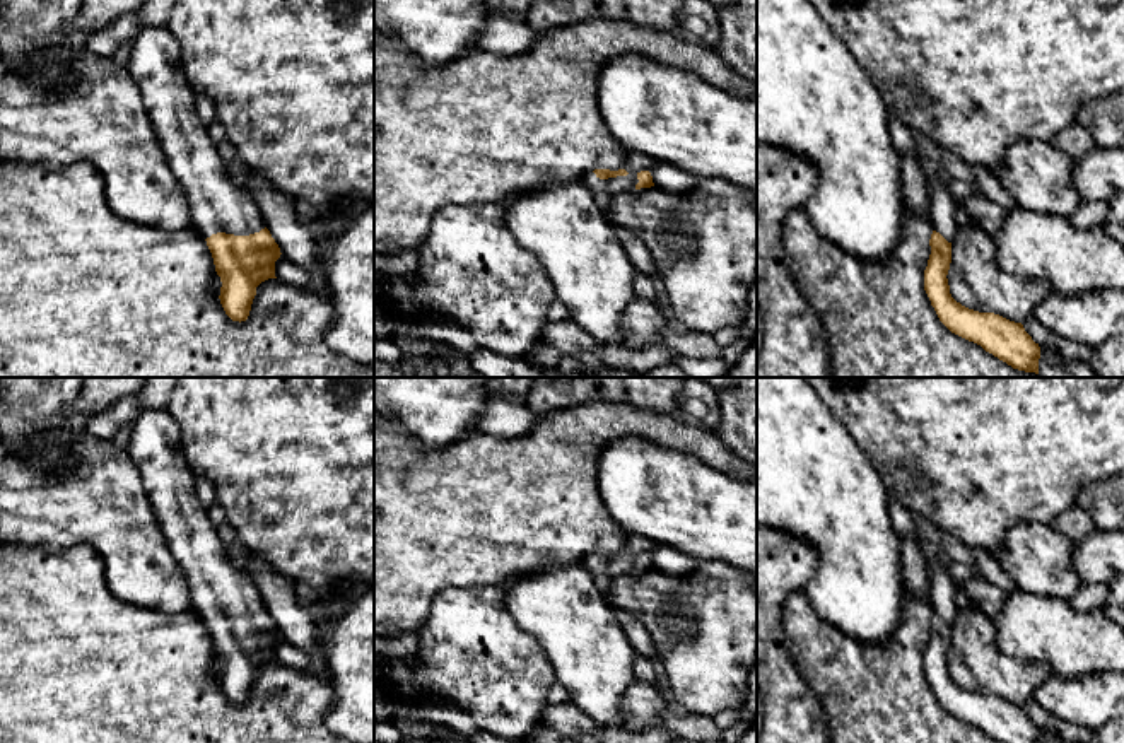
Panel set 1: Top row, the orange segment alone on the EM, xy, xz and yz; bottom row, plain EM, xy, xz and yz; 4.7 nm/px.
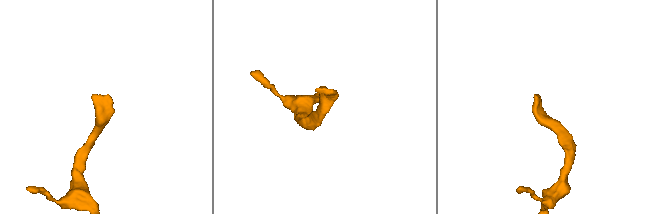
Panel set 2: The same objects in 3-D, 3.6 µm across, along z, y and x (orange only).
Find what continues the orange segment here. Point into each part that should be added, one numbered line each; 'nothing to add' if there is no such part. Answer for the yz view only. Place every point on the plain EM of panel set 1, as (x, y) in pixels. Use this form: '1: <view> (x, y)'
1: yz (942, 581)

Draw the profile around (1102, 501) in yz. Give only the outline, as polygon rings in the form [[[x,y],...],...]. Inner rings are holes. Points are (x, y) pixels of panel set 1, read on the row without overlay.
[[[1124,473],[1085,485],[1074,497],[1102,531],[1124,529]]]

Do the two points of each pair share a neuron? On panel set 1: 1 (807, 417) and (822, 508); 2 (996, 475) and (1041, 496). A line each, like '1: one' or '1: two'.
1: one
2: one

